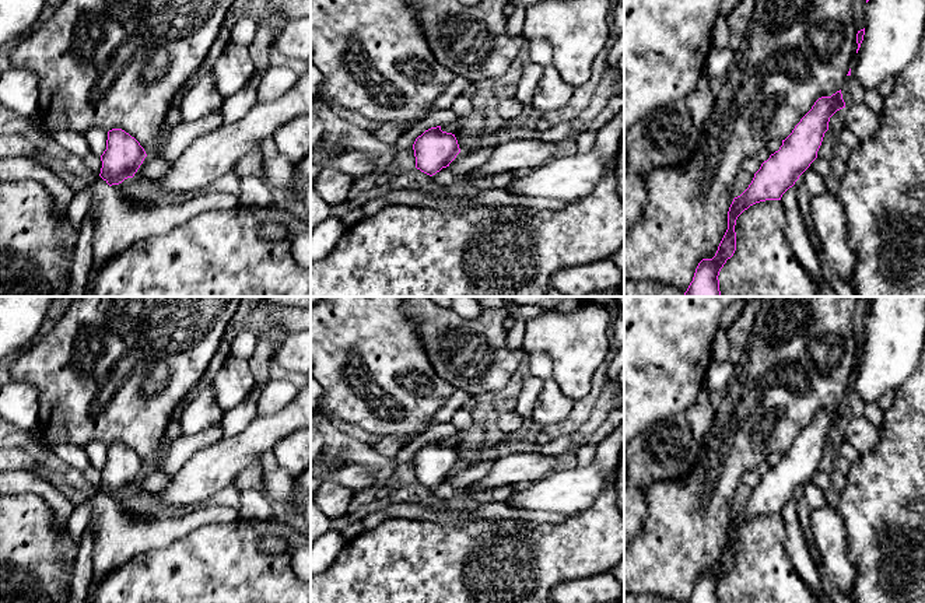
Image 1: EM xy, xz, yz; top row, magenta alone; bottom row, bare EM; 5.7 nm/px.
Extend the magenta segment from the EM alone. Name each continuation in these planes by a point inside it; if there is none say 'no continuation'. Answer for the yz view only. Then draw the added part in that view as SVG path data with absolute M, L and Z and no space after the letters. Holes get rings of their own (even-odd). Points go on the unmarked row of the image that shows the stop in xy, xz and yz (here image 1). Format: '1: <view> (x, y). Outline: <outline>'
no continuation

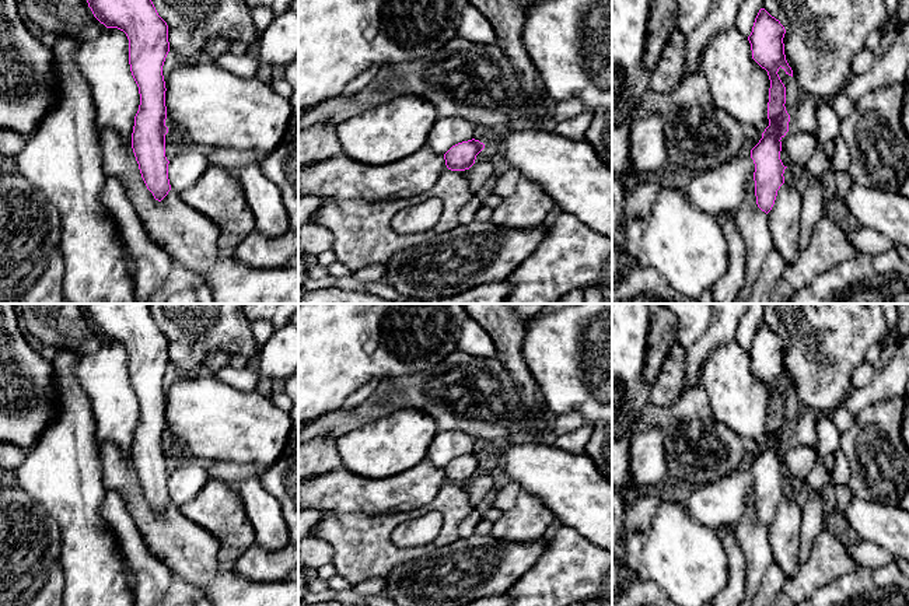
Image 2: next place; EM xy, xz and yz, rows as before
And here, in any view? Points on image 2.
no continuation

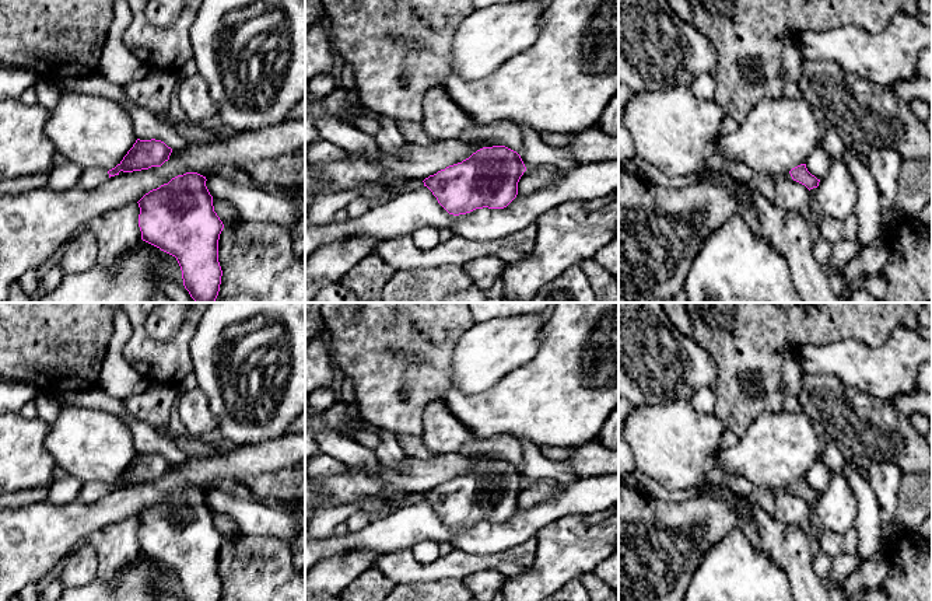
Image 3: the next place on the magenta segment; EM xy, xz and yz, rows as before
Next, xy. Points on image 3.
1: xy (90, 492). Outline: M84 482L77 496L77 502L92 503L95 500L102 499L108 493L109 493L109 488L102 482Z

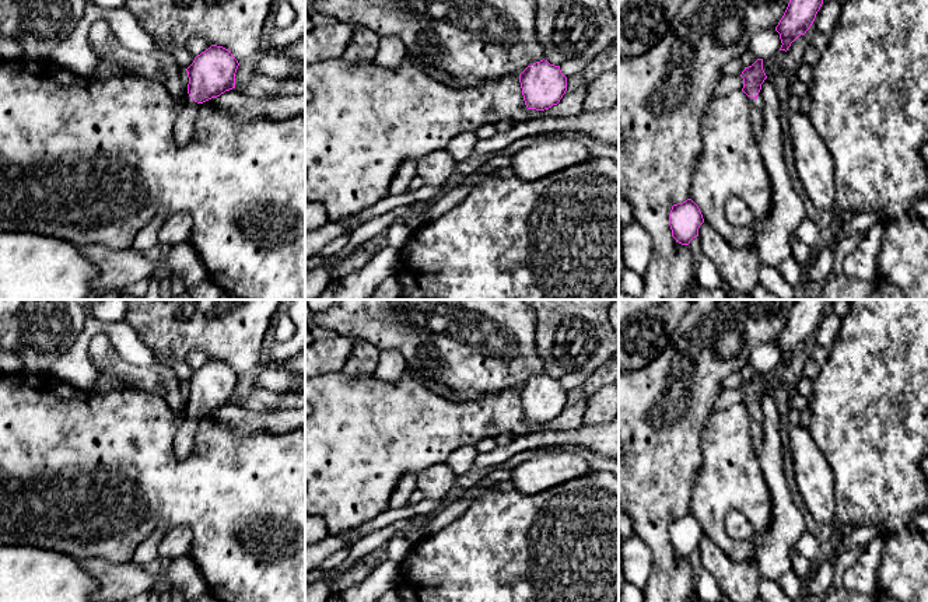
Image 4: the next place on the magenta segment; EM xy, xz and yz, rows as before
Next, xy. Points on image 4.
1: xy (184, 440). Outline: M189 414L181 424L174 440L175 456L178 461L183 461L192 452L197 423L199 417Z

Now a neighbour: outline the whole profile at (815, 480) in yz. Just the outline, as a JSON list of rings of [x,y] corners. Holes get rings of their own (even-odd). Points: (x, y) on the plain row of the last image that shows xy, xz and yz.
[[[791,426],[789,437],[796,490],[812,518],[819,524],[830,524],[836,517],[833,469],[808,428]]]

